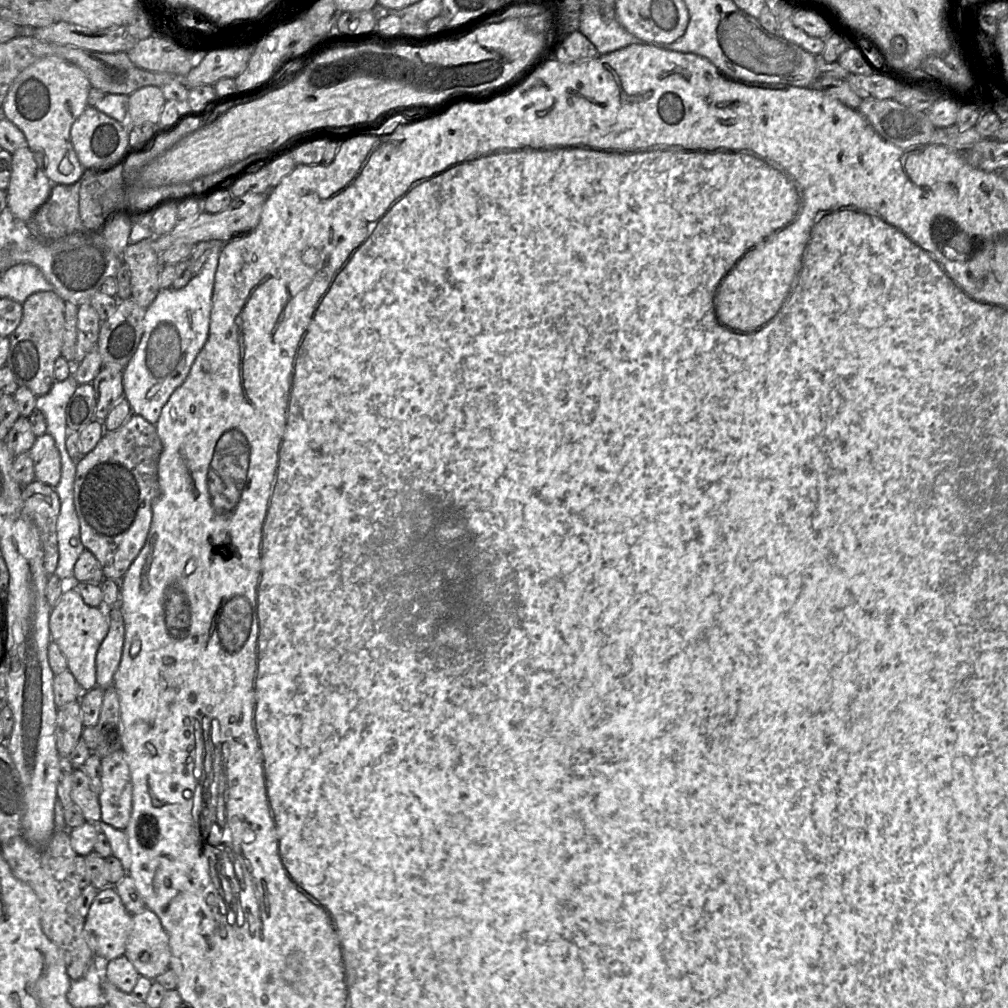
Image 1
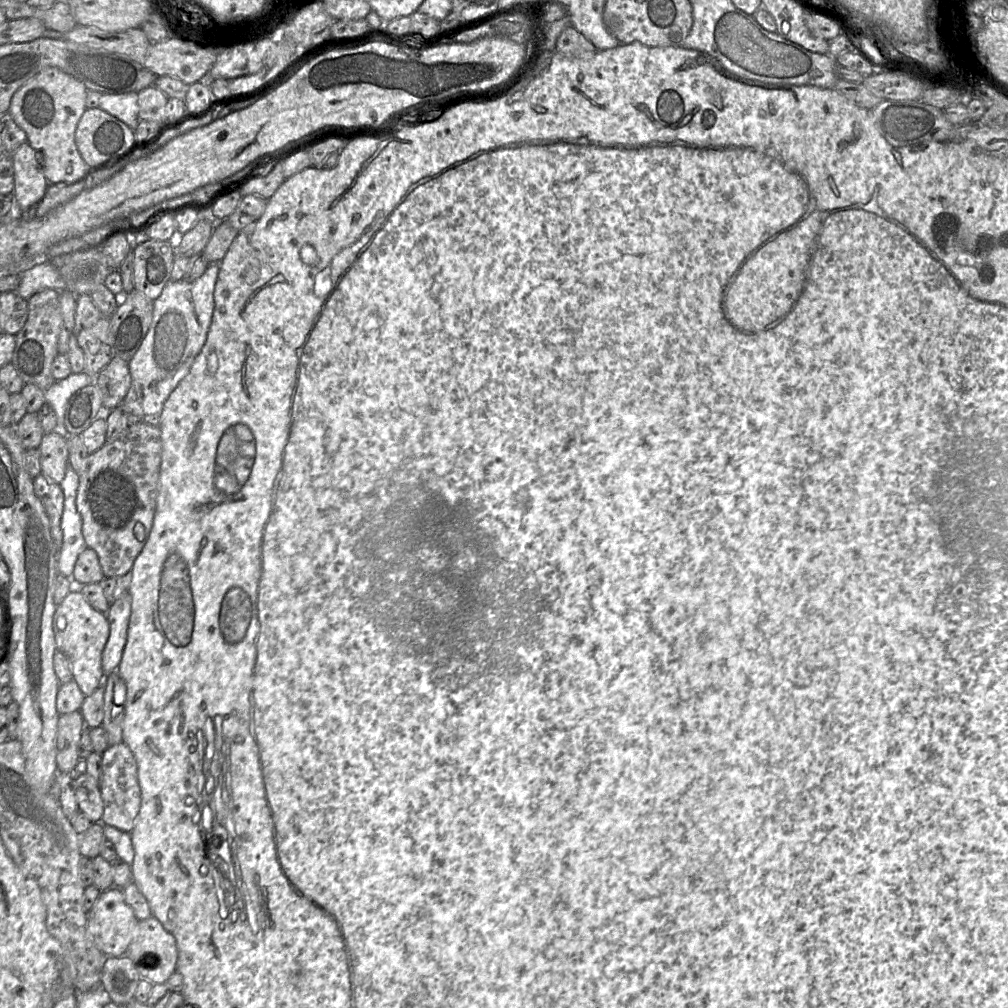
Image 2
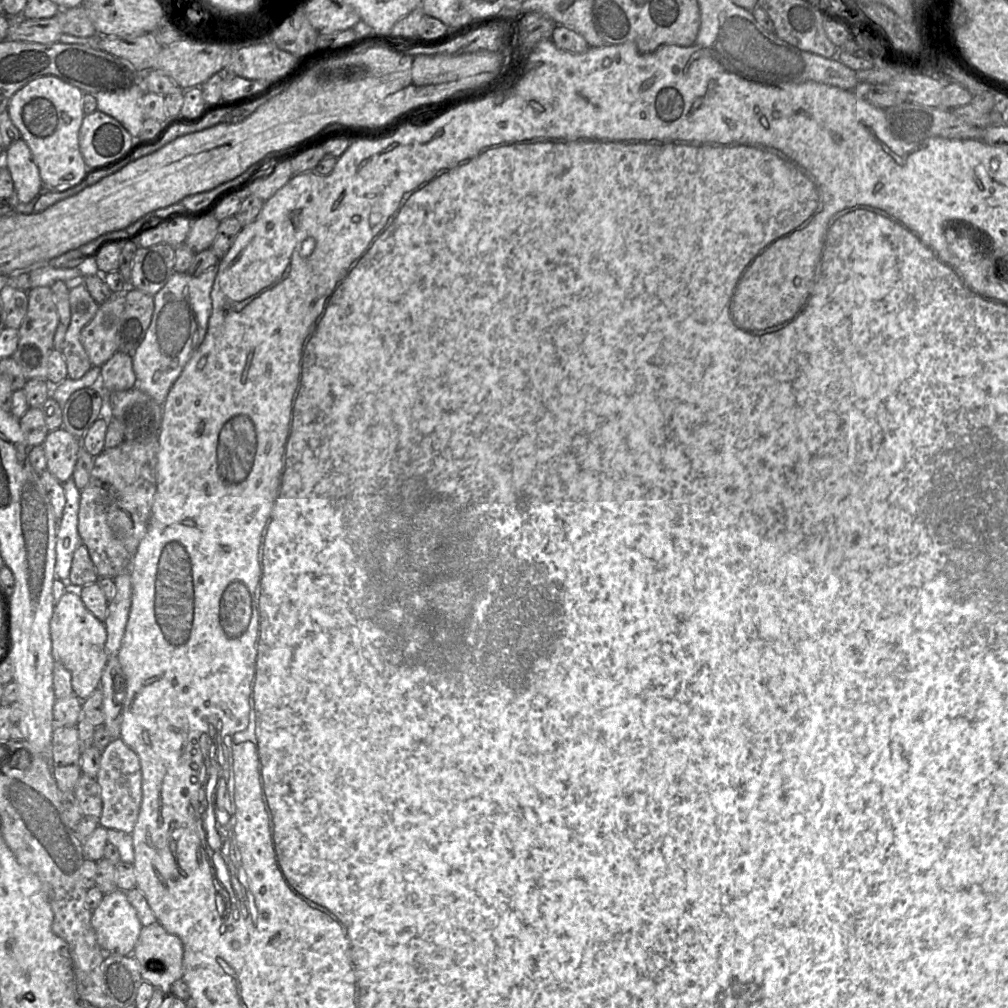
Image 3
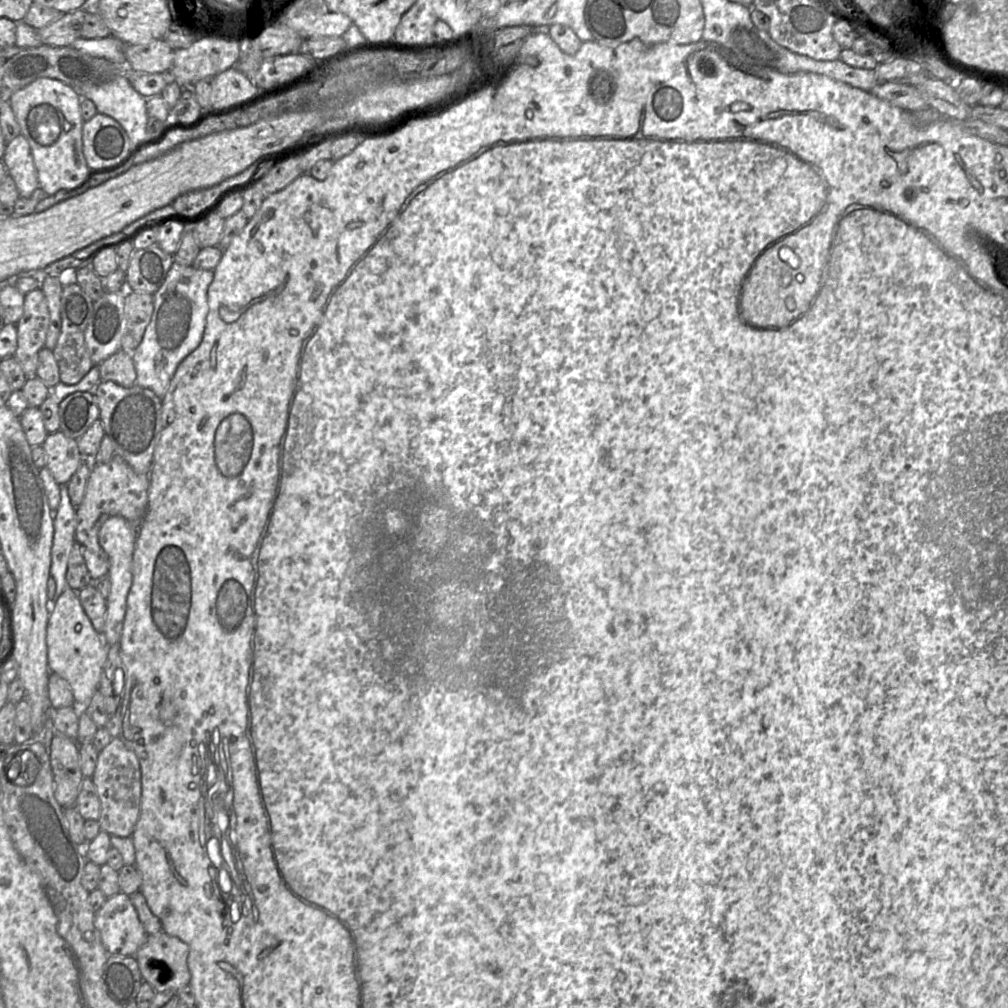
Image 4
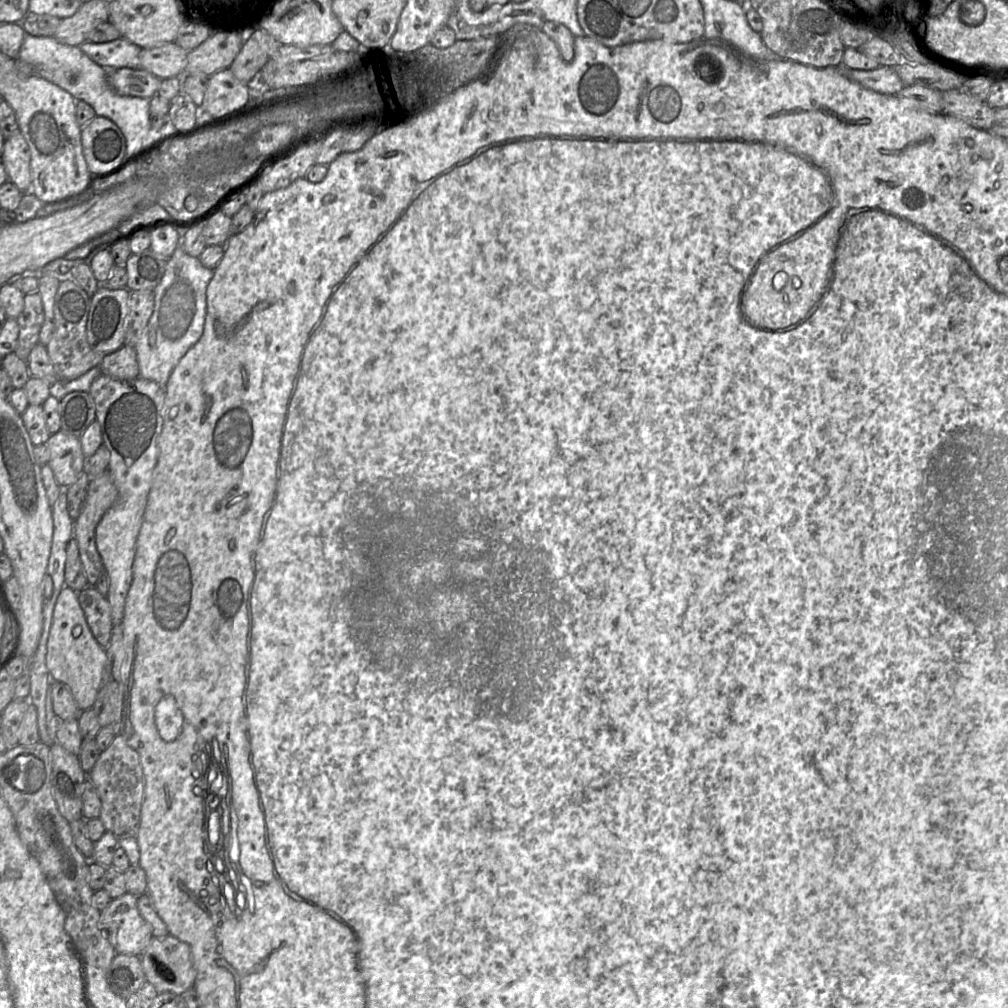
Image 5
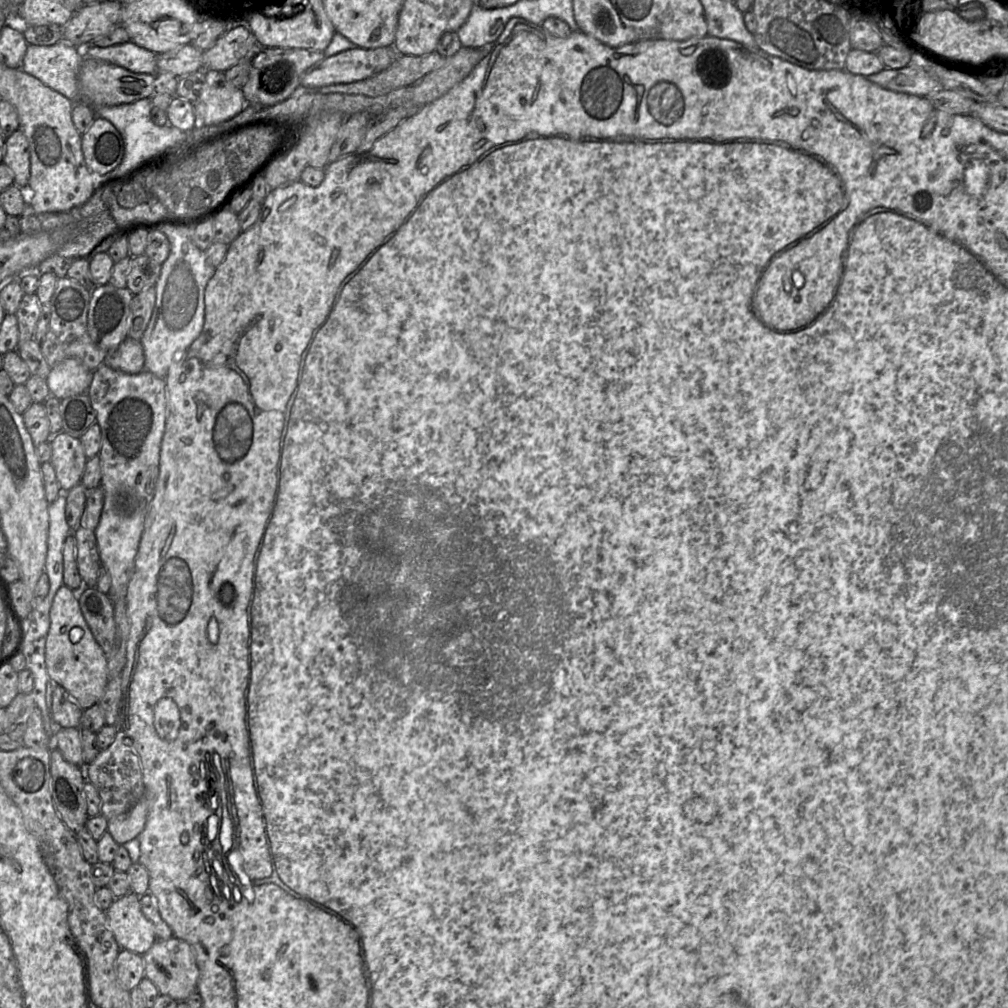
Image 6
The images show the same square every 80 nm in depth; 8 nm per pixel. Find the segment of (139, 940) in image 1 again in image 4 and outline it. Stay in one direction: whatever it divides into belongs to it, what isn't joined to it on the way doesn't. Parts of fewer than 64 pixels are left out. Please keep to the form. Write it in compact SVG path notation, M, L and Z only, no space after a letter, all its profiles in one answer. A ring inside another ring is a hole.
M164 931L150 934L135 957L143 978L156 992L177 992L190 985L189 946Z

